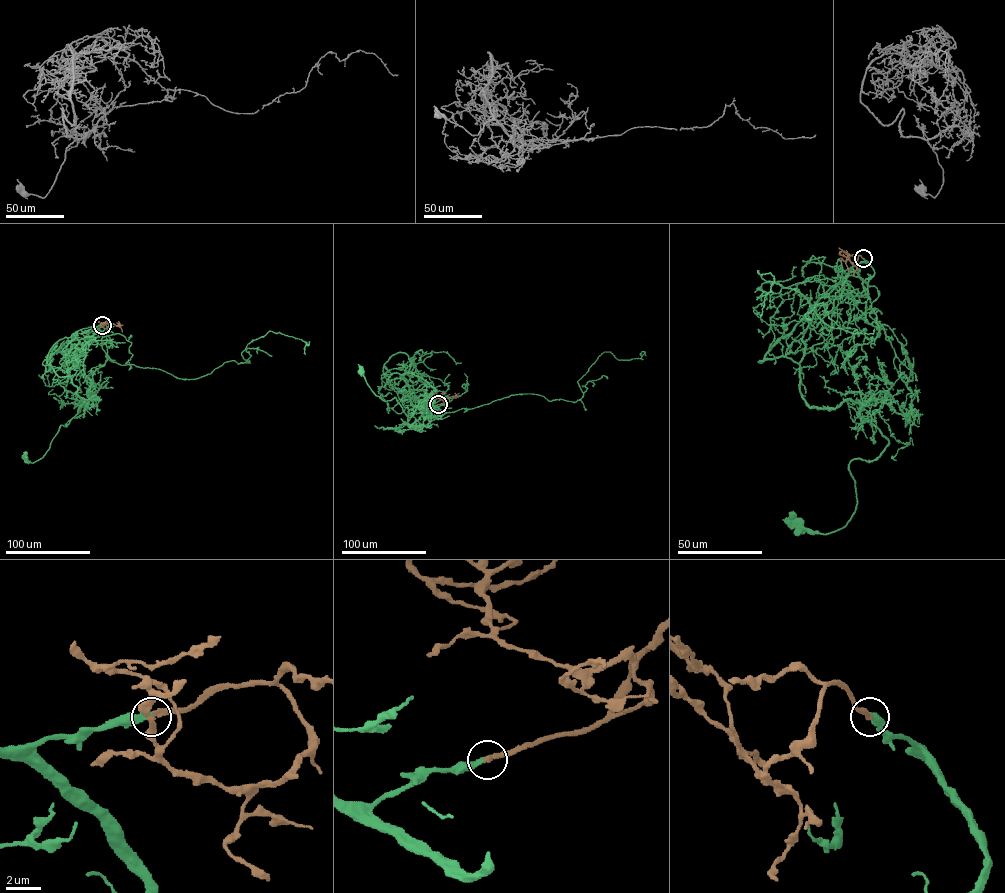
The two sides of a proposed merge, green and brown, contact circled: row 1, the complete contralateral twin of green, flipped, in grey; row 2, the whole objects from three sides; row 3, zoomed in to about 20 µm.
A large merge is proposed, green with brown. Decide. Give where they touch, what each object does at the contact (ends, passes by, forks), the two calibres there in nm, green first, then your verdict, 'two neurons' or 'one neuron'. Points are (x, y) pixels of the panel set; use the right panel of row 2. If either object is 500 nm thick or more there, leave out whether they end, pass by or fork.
at (863, 258); green ends there; brown ends there; 280 nm thick on the green side, 280 nm on the other; one neuron

